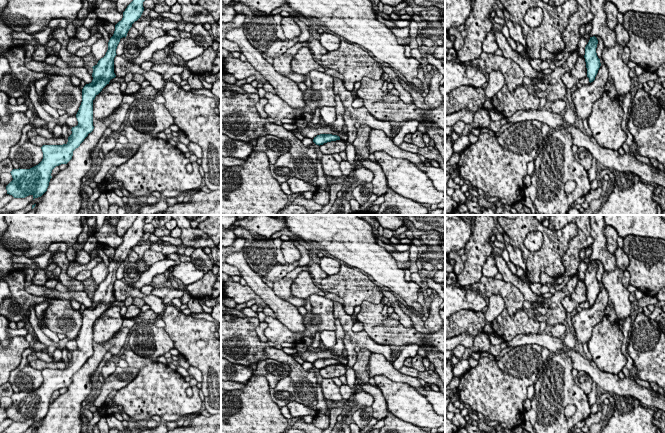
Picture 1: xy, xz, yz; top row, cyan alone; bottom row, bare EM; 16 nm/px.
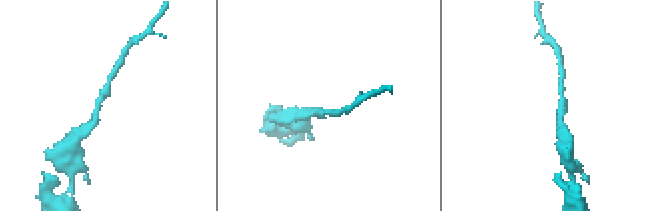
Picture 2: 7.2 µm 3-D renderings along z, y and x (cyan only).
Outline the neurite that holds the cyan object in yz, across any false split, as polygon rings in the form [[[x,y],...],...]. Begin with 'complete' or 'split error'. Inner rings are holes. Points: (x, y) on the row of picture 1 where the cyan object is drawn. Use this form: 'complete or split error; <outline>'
complete; [[[595,36],[590,37],[588,44],[585,47],[585,62],[587,68],[587,77],[589,78],[589,82],[593,82],[598,73],[598,70],[601,66],[600,59],[597,56],[596,48],[597,48],[598,40]]]

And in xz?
complete; [[[320,134],[314,137],[313,142],[316,145],[323,145],[324,143],[340,140],[340,137],[332,134]]]

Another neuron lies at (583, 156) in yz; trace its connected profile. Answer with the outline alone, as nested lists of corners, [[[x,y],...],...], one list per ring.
[[[584,147],[578,148],[577,152],[575,153],[575,159],[584,167],[585,170],[590,170],[593,156],[587,149]]]

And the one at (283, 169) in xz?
[[[291,154],[281,155],[274,164],[270,164],[270,172],[279,183],[284,183],[288,179],[295,177],[295,164]]]

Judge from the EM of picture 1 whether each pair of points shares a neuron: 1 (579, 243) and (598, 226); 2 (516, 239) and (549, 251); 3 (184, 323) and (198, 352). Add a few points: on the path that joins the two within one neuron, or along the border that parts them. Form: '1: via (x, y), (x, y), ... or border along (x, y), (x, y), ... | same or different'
1: border along (589, 225), (592, 237), (591, 246) | different
2: via (523, 248), (530, 255), (540, 255) | same
3: via (185, 330), (198, 345) | same

